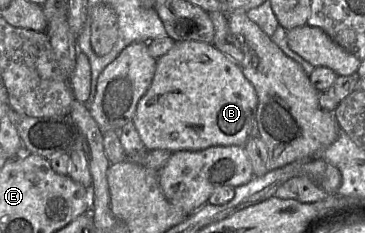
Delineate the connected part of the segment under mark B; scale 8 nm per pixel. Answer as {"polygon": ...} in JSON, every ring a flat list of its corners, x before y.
{"polygon":[[200,41,176,42,167,54,157,59,156,71,153,80,146,93,139,100,132,121,143,144,145,145,145,148,148,151,166,149,174,153,181,150,200,151,212,146,245,146,248,140,258,136,256,121,257,103,257,94,255,89,243,75,240,66,233,63,228,56,219,51,213,44]]}

